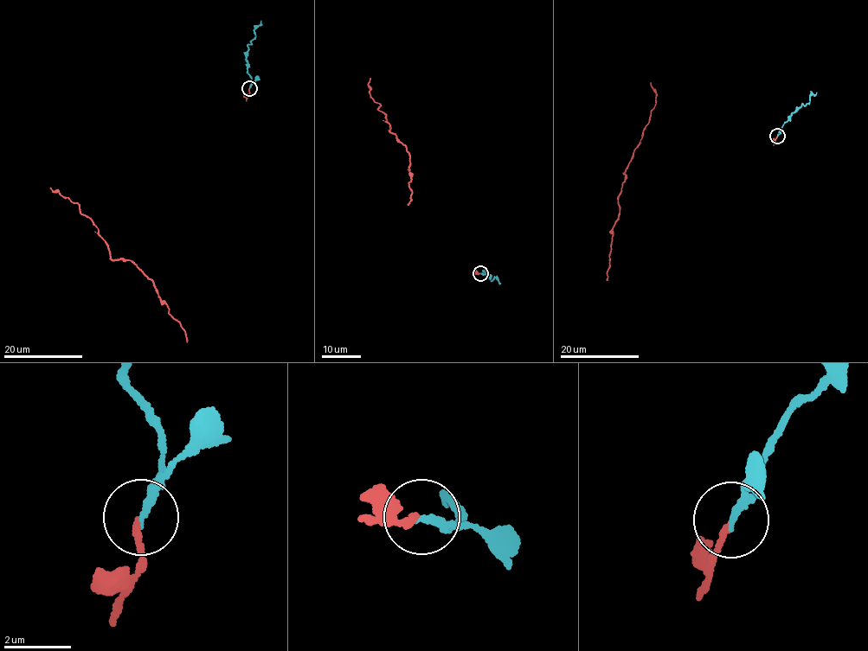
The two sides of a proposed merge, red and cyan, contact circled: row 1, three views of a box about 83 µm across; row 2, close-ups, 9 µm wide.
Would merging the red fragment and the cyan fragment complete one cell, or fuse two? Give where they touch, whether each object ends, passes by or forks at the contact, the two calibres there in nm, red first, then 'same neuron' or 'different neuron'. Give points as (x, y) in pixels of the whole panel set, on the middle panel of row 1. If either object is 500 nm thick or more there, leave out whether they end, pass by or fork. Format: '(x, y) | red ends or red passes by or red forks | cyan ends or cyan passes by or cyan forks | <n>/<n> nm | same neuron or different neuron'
(480, 273) | red ends | cyan ends | 170/220 nm | same neuron

